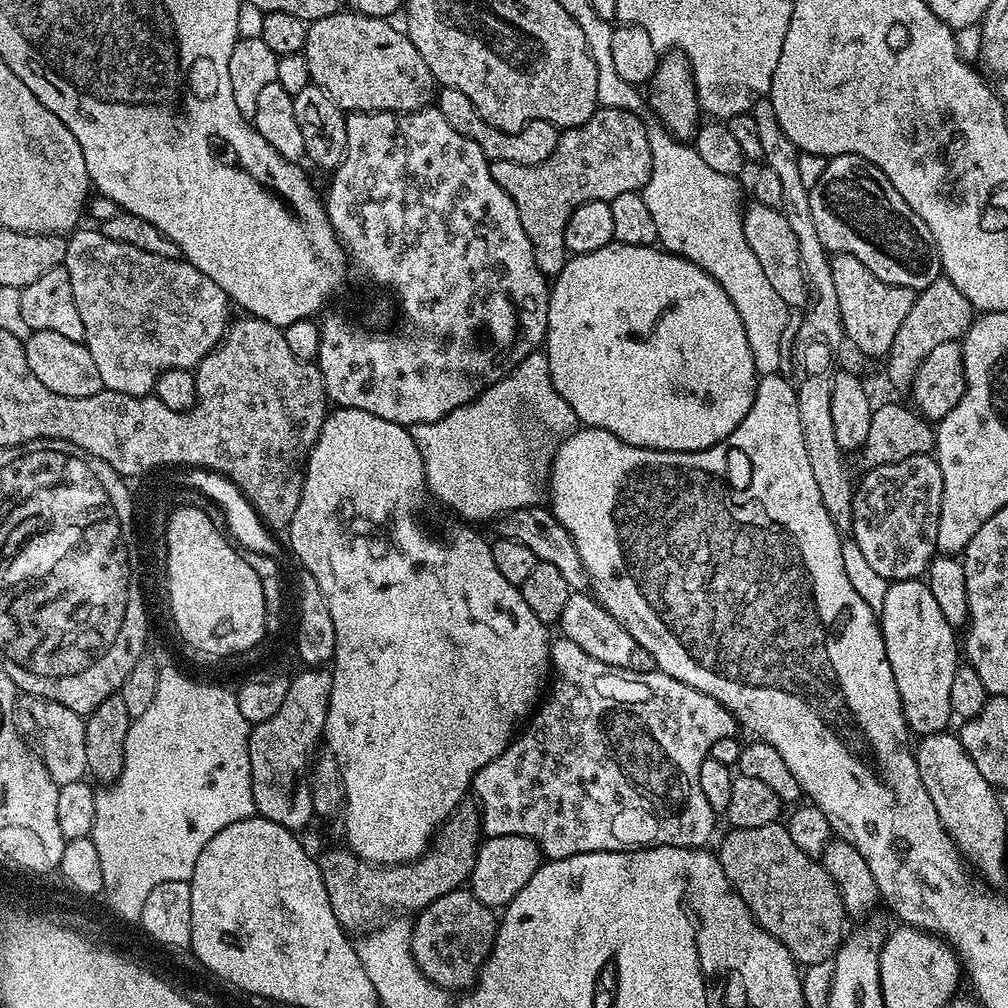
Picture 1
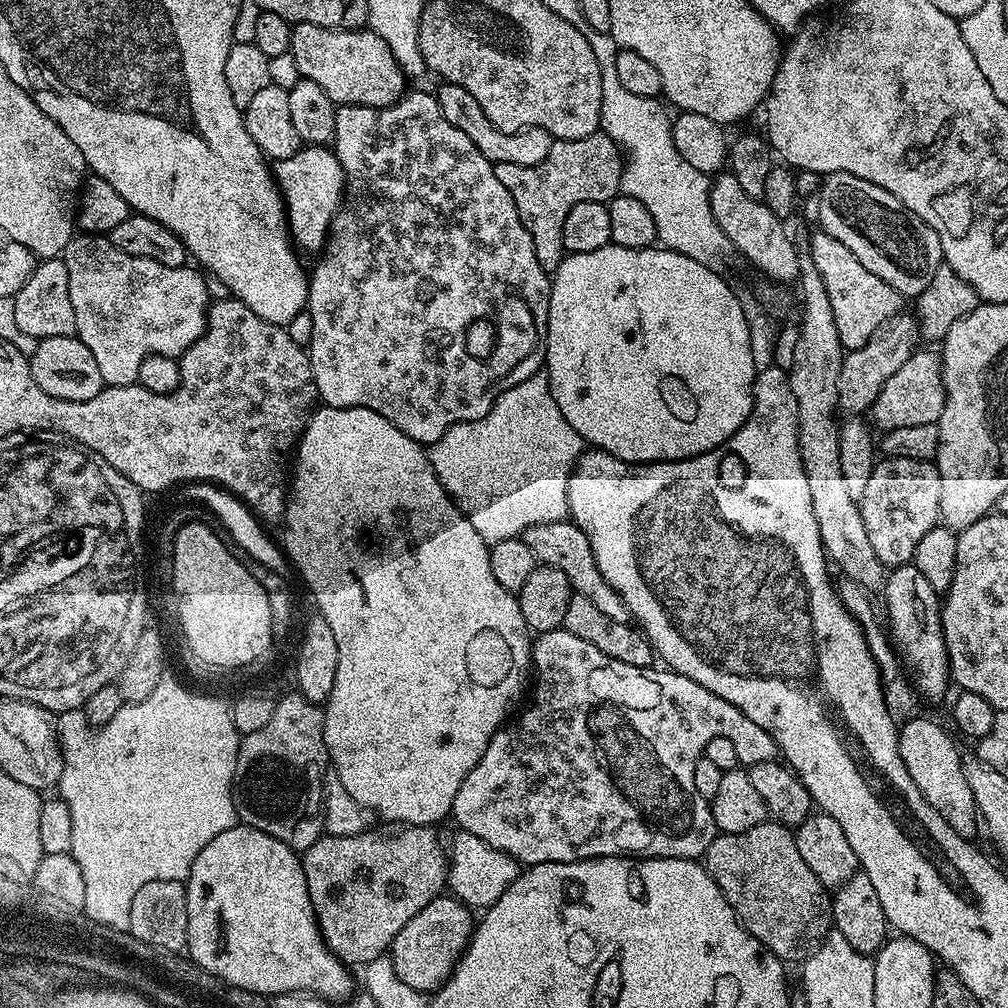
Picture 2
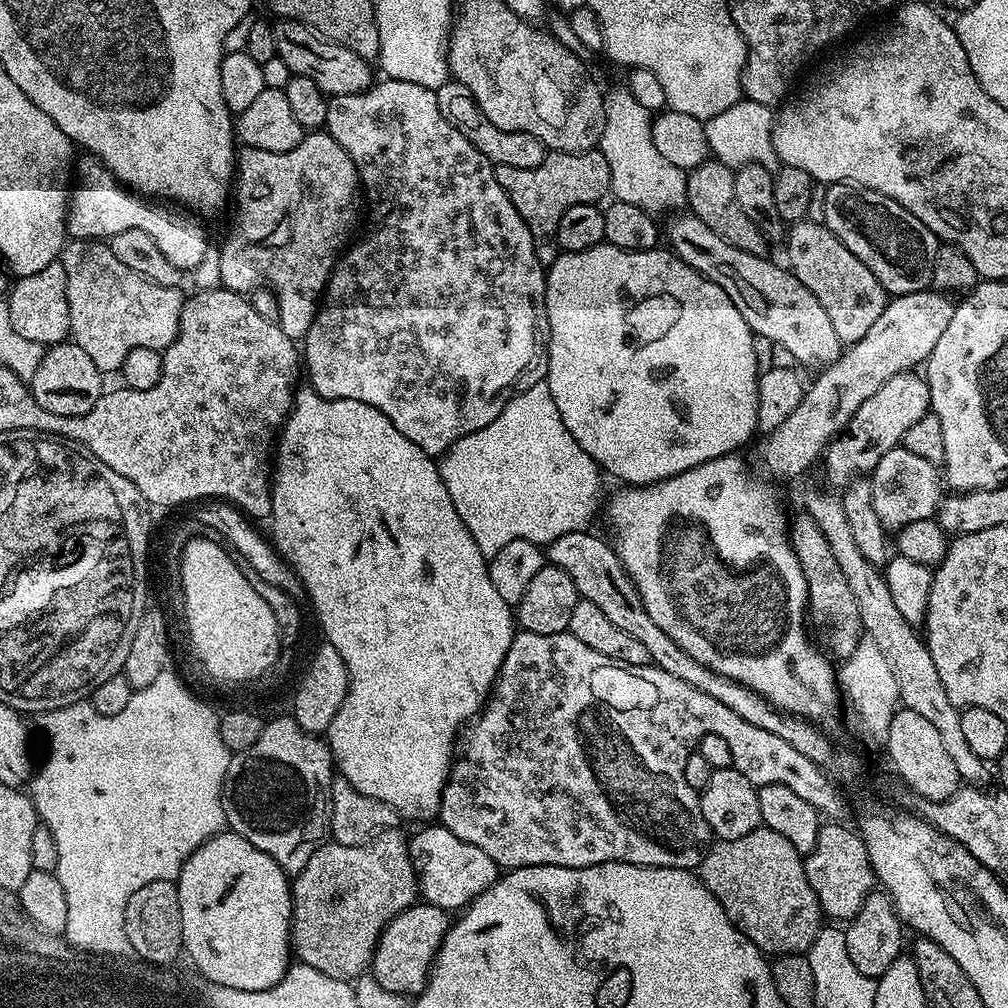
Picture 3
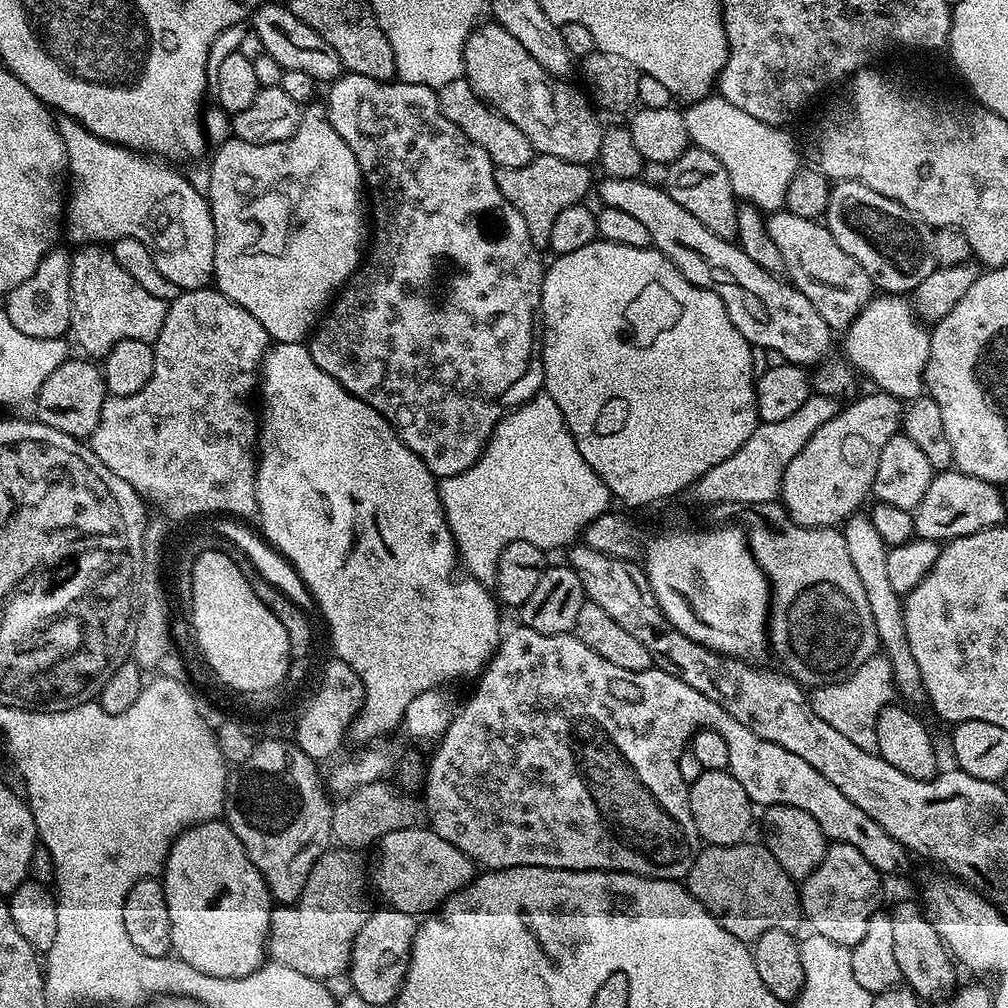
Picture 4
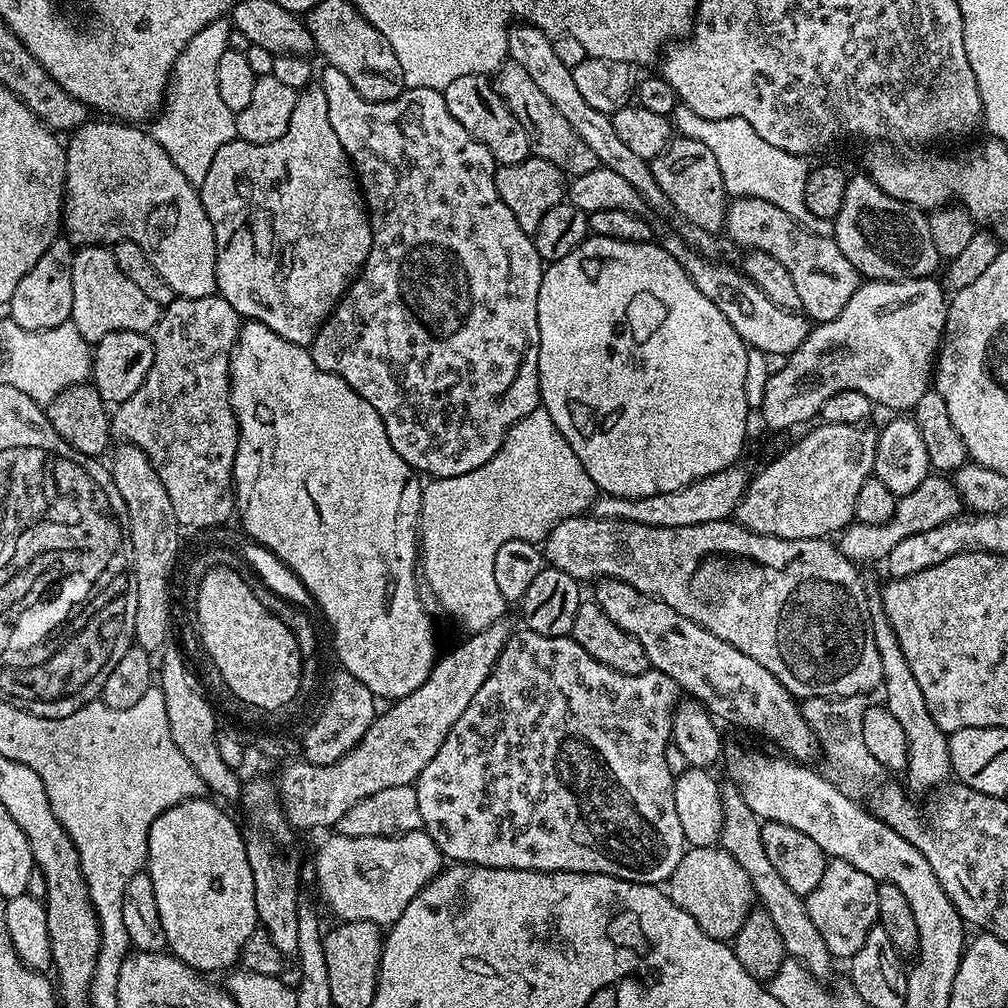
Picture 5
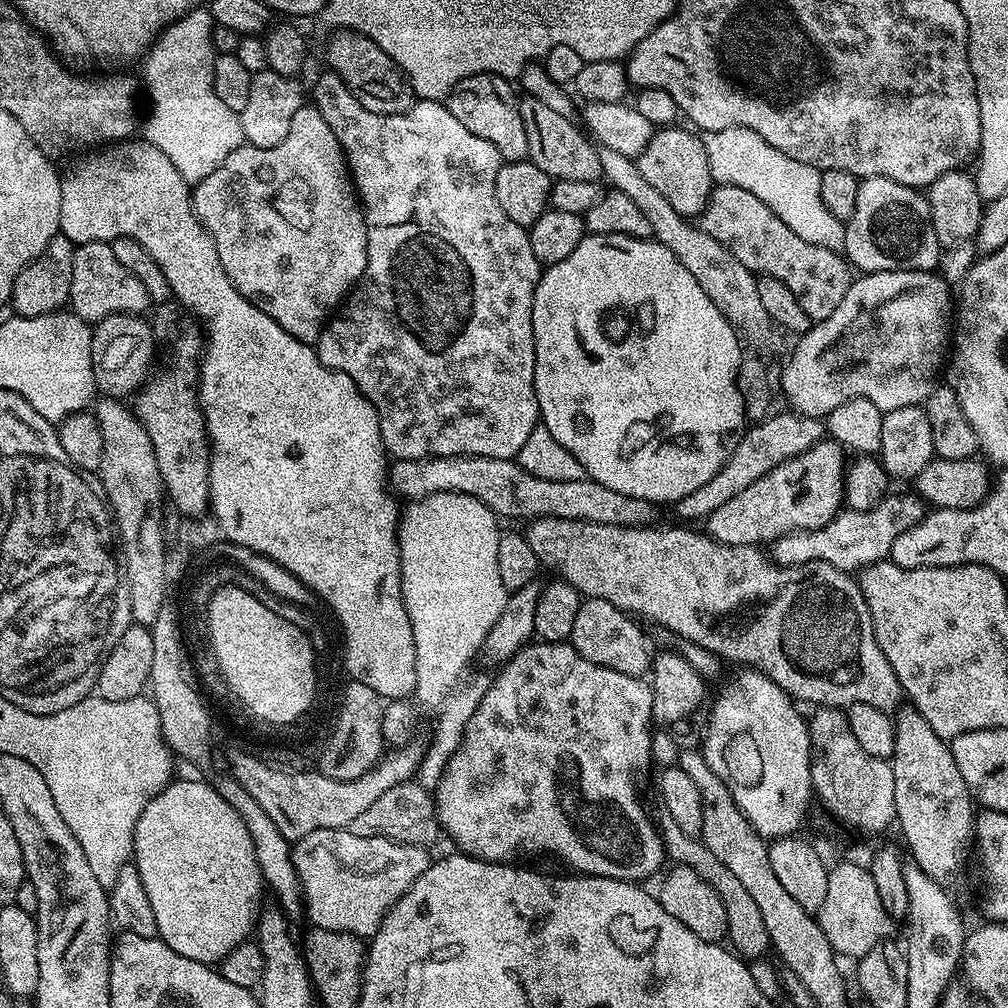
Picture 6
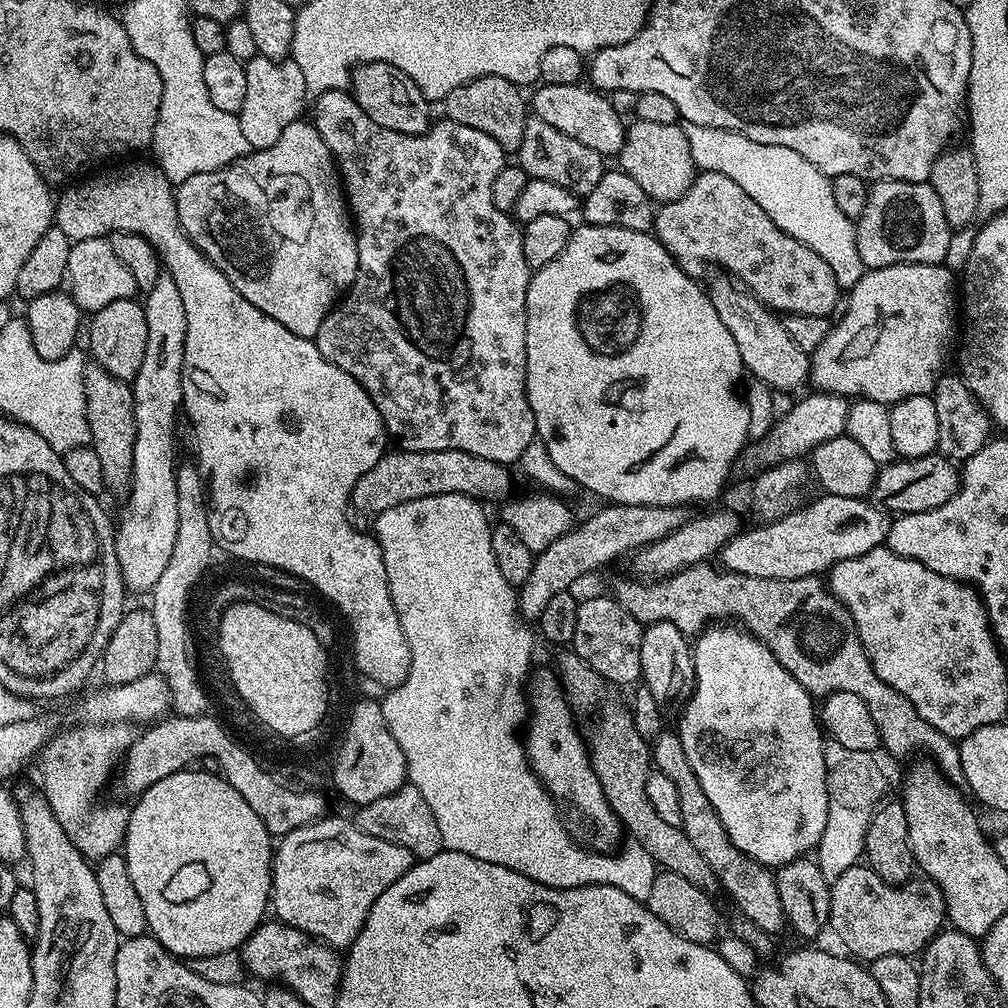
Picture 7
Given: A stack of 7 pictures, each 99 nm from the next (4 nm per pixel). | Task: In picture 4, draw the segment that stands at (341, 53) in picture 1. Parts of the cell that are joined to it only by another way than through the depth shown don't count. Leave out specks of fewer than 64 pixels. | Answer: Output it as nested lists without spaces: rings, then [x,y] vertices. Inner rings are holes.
[[[261,3],[260,7],[251,13],[250,28],[261,39],[264,55],[274,58],[281,70],[302,70],[302,74],[310,74],[310,78],[318,82],[331,82],[341,75],[342,65],[330,42],[326,42],[322,34],[310,30],[306,22],[294,18],[294,14],[283,3]]]

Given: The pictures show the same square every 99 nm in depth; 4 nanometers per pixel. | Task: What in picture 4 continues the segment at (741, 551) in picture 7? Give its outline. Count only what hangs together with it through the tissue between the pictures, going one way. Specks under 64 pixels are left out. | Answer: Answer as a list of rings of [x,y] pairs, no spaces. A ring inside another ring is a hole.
[[[959,470],[935,473],[922,502],[914,509],[915,535],[922,540],[947,542],[1005,523],[1004,496],[1000,492],[1003,491],[997,485]]]

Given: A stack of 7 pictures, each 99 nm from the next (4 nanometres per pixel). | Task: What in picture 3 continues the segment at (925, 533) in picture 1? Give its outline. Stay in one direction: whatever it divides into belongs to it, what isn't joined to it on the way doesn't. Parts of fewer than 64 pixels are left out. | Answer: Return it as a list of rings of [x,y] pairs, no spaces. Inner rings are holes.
[[[904,447],[891,448],[870,473],[872,481],[872,501],[880,523],[888,530],[899,530],[910,526],[910,522],[922,522],[935,517],[940,507],[942,491],[942,472],[939,467],[918,454],[910,454]]]

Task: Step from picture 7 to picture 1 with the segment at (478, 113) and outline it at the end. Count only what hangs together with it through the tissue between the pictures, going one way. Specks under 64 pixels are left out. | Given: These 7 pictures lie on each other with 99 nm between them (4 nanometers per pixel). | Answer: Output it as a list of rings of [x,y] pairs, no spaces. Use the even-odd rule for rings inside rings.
[[[441,87],[435,93],[434,106],[442,114],[442,118],[446,118],[446,122],[450,122],[454,130],[458,130],[458,134],[470,138],[470,142],[478,142],[478,150],[482,150],[482,154],[489,162],[501,160],[511,164],[534,166],[538,162],[546,162],[546,158],[554,154],[554,146],[558,146],[561,129],[545,120],[531,120],[525,128],[517,132],[507,132],[490,126],[490,122],[486,122],[482,114],[478,114],[474,102],[470,102],[470,98],[462,94],[462,90]]]

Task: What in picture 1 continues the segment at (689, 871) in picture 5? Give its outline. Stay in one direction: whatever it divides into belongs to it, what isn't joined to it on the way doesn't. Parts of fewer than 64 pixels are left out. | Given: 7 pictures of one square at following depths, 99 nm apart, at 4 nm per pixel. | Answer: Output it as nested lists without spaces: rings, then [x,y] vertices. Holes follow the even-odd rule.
[[[783,823],[754,826],[754,830],[732,828],[725,834],[720,848],[718,847],[718,855],[726,878],[732,883],[742,902],[746,902],[752,917],[771,936],[778,938],[778,942],[782,942],[786,950],[790,950],[797,964],[809,966],[826,963],[840,951],[840,945],[844,943],[846,935],[846,913],[838,886],[817,857],[807,856],[802,854],[802,850],[798,850],[798,845],[790,839],[788,829]]]

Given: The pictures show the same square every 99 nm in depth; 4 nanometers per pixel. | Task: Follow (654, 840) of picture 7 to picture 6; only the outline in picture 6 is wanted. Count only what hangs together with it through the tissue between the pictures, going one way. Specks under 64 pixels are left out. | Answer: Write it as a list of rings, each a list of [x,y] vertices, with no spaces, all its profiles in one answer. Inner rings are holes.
[[[666,814],[661,815],[661,820],[658,820],[658,831],[660,841],[664,844],[665,857],[669,861],[673,860],[671,862],[673,865],[692,868],[694,874],[702,877],[722,898],[722,906],[726,906],[726,926],[728,927],[726,940],[731,951],[748,962],[761,959],[765,955],[763,952],[769,951],[770,934],[766,934],[766,921],[762,918],[758,905],[754,903],[754,897],[746,891],[746,886],[742,886],[742,881],[727,866],[722,866],[722,862],[714,858],[714,854],[710,854],[710,850],[699,836],[686,834],[686,830],[682,830],[682,826],[674,822],[674,818]]]

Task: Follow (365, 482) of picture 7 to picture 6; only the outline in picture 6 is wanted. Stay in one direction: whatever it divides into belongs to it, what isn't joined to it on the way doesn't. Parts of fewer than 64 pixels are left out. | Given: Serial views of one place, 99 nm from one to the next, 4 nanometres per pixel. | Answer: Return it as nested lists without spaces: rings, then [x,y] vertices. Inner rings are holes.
[[[427,456],[425,460],[393,459],[387,471],[391,491],[411,502],[439,492],[461,492],[478,498],[478,502],[495,512],[497,517],[521,516],[531,522],[538,516],[585,520],[602,526],[647,528],[655,525],[657,505],[646,498],[630,498],[619,490],[610,490],[602,482],[582,480],[551,480],[530,474],[515,459],[485,456]]]

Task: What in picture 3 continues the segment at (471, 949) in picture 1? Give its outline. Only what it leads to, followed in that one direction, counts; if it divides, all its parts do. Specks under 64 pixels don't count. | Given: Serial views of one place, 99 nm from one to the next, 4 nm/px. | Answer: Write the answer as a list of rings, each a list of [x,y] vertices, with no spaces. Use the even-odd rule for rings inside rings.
[[[417,902],[398,914],[382,930],[376,952],[372,955],[370,975],[382,990],[405,998],[415,998],[428,985],[428,973],[450,927],[449,913],[443,908]]]

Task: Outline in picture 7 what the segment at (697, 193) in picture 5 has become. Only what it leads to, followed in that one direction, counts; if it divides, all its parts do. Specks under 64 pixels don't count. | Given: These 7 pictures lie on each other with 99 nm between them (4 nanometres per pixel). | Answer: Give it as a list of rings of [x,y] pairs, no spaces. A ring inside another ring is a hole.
[[[633,119],[624,133],[624,145],[618,157],[619,171],[630,174],[654,202],[668,204],[682,198],[697,178],[698,169],[690,152],[690,142],[679,123],[670,126]]]

